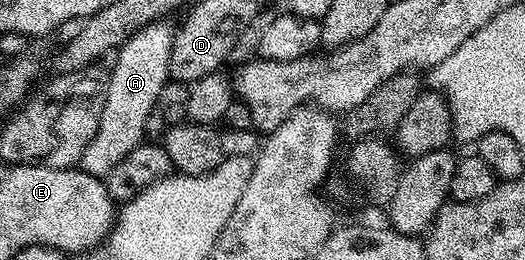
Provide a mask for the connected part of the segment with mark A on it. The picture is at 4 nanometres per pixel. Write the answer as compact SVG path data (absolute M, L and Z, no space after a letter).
M154 22L133 33L116 49L117 61L114 62L113 69L107 72L99 130L81 155L79 167L82 172L90 172L92 176L102 178L108 176L115 162L122 160L137 144L146 139L147 114L151 114L155 98L159 98L169 80L173 34L174 29L168 28L165 22Z

